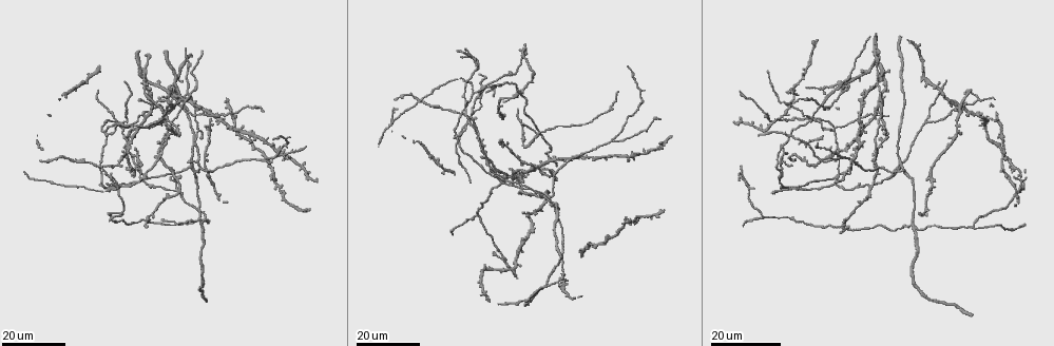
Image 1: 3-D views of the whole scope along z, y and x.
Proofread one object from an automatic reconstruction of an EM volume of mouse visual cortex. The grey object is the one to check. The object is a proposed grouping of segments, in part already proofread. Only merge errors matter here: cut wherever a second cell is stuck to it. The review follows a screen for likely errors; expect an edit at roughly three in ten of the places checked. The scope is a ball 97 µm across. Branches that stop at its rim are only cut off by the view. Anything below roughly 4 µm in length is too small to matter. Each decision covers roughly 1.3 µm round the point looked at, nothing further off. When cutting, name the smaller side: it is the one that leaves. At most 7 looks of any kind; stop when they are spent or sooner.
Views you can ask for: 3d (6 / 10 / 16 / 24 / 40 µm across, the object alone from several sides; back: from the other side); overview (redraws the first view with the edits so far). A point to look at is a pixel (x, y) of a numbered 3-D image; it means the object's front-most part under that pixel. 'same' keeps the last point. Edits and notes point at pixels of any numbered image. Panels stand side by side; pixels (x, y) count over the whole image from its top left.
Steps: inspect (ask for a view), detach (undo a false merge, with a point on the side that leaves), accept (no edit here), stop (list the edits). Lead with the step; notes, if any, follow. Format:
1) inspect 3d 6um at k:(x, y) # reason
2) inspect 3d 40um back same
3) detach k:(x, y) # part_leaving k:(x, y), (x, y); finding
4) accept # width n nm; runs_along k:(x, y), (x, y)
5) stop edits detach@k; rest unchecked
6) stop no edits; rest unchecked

inspect 3d 24um at 1:(104, 133) # three-way junction

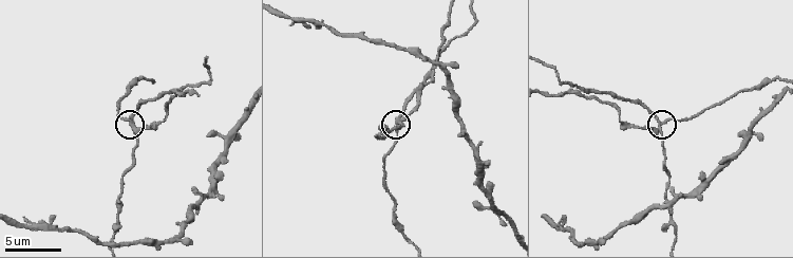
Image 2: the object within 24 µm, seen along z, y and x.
inspect 3d 10um at 2:(131, 123)

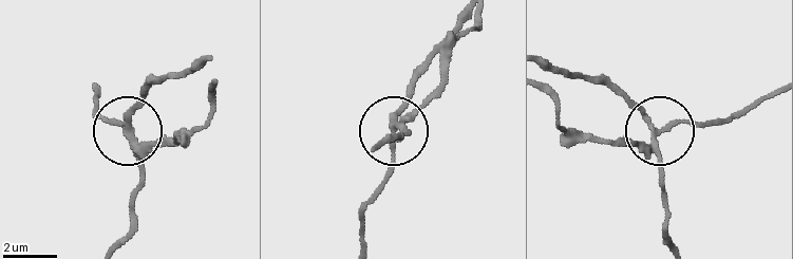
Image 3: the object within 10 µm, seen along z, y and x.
detach 3:(161, 142) # width 190 nm; part_leaving 3:(650, 136), (638, 143), (576, 141), (558, 123), (549, 95); a second cell is stuck on

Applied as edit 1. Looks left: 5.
inspect overview # see it whole again

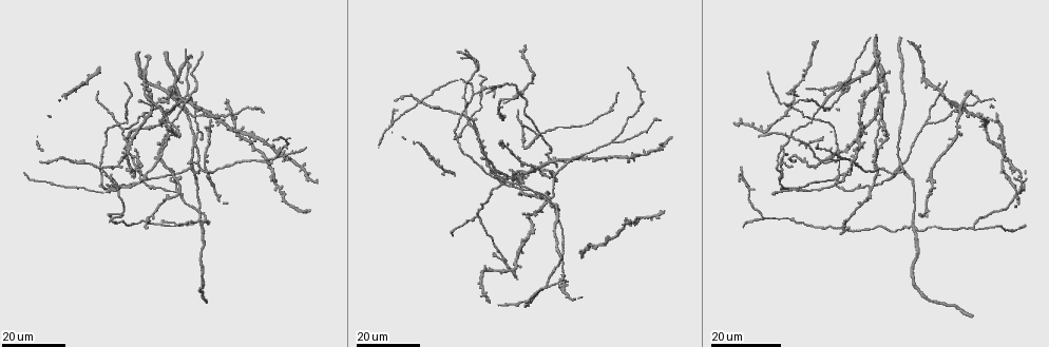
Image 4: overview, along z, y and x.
inspect 3d 16um at 4:(900, 167) # four arms meet

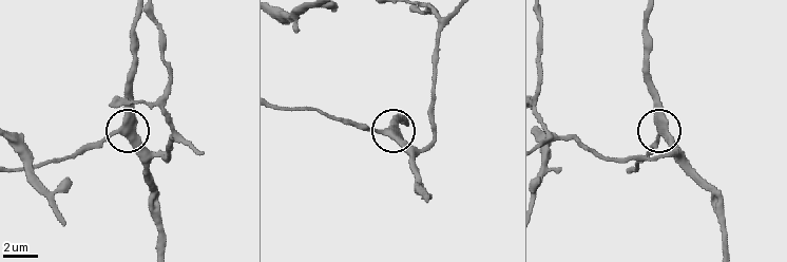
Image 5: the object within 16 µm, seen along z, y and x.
inspect 3d 10um at 5:(388, 133)

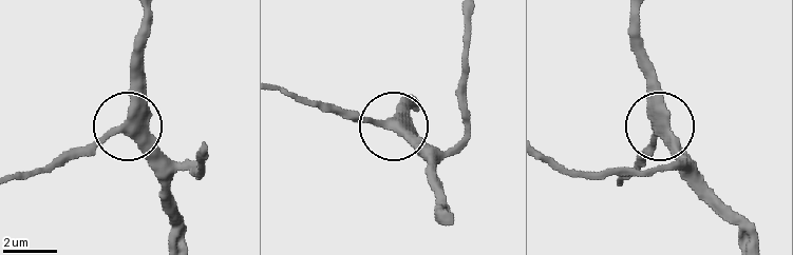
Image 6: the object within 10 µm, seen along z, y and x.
accept # side_arm 43 um; runs_along 6:(581, 174), (653, 174), (687, 160), (662, 126), (648, 60); continuous, no second cell

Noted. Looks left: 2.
inspect 3d 16um at 4:(911, 228) # small branch off a trunk

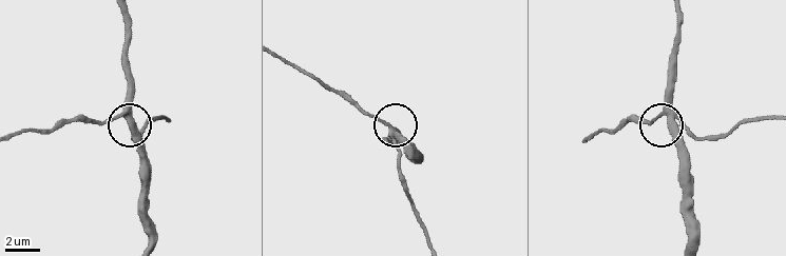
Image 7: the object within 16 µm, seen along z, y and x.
inspect 3d 10um at 7:(123, 114)

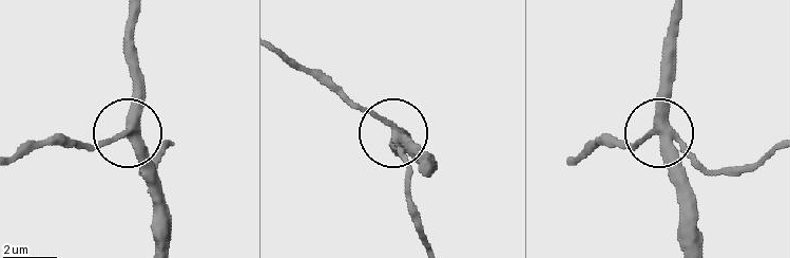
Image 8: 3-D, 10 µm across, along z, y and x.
accept # runs_along 8:(131, 22), (129, 125), (79, 146); one cell here

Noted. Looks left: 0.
stop edits detach@3; rest unchecked

